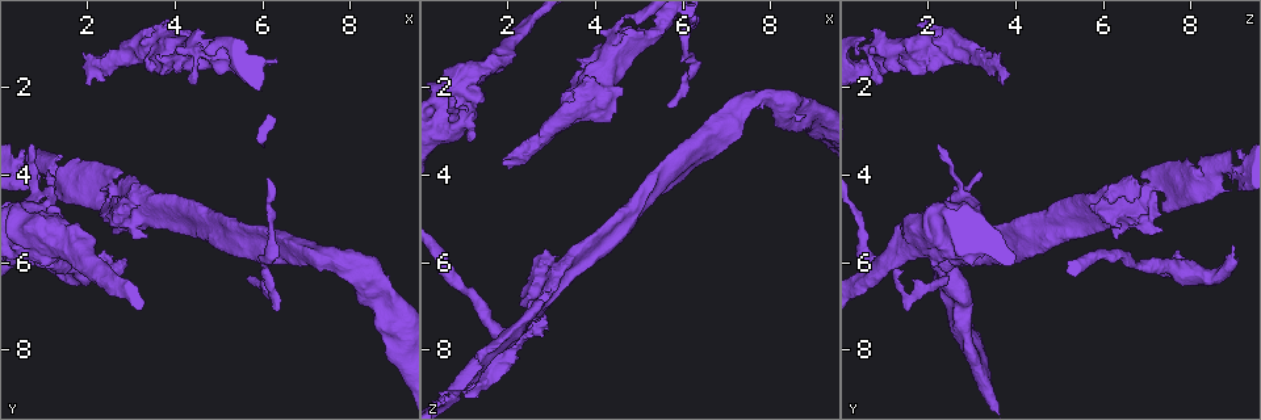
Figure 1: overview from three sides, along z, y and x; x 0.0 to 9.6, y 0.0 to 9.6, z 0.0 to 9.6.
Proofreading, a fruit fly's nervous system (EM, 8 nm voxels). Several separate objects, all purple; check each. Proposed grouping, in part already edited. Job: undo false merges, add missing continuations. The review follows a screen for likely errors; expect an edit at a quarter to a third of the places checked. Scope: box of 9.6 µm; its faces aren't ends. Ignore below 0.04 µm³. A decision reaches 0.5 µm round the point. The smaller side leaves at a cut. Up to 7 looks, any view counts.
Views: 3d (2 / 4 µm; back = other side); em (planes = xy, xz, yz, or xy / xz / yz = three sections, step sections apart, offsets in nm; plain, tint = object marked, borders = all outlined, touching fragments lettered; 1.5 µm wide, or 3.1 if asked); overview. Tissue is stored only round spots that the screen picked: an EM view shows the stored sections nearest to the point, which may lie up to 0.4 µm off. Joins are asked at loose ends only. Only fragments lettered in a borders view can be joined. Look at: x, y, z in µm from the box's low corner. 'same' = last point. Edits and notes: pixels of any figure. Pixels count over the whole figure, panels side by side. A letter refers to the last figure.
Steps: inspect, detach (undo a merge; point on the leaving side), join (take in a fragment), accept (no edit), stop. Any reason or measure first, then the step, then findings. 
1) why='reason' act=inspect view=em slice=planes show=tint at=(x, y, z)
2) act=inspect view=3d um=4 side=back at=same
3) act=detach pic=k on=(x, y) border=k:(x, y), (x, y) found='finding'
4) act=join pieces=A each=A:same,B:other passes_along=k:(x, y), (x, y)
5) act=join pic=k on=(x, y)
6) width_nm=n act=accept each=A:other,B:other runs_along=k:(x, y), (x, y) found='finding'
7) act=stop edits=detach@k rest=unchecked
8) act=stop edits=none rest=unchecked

why='tapers out' act=inspect view=em slice=yz step=8 show=borders at=(0.75, 3.30, 2.20)

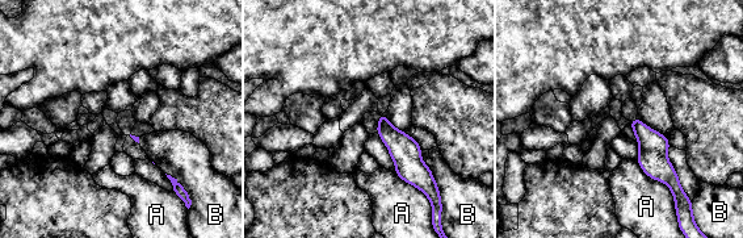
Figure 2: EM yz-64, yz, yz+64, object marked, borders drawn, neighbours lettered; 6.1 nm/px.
why='cut it another way' act=inspect view=em slice=planes show=borders at=same

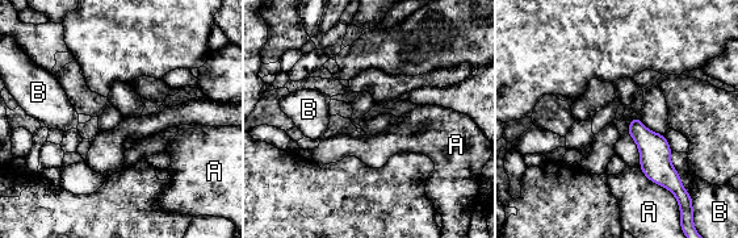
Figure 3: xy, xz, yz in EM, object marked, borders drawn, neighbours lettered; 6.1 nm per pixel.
act=accept each=A:other,B:other border=3:(640, 168), (675, 197) found='none of them fits'

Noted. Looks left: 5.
why='free end' act=inspect view=em slice=planes show=borders at=(3.40, 1.70, 2.10)

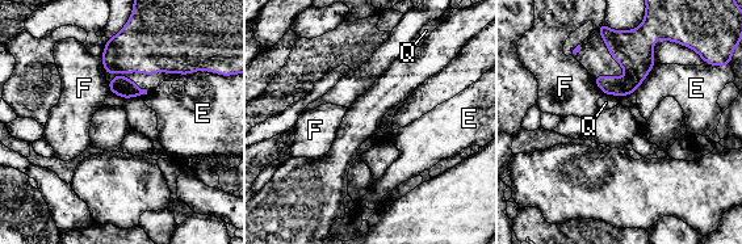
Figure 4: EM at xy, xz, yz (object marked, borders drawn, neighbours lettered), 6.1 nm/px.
act=accept each=E:other,F:other,Q:other found='no lettered fragment goes on from it'

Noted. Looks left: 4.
why='an open end' act=inspect view=3d um=4 at=(3.35, 5.40, 6.30)

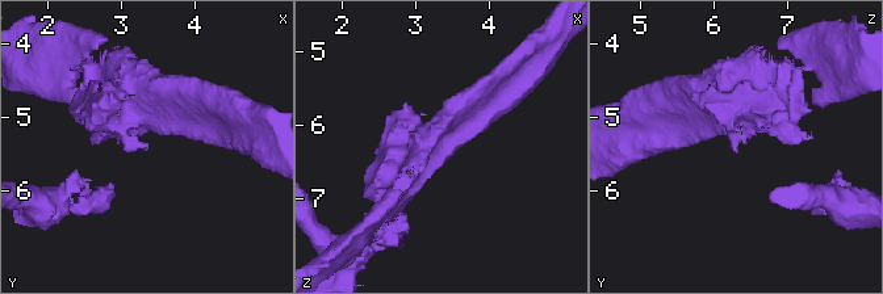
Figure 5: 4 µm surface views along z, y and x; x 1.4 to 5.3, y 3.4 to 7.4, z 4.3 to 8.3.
act=inspect view=em slice=planes show=borders at=(3.30, 5.45, 6.25)

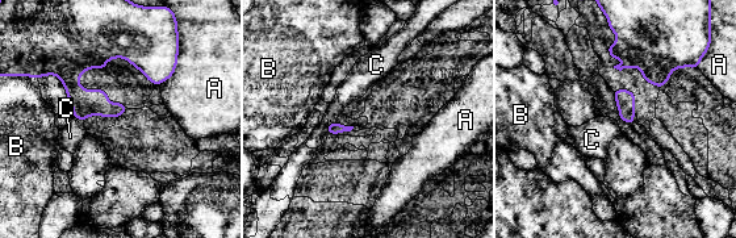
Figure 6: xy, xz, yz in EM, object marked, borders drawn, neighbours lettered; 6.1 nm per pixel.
act=accept each=A:other,B:other,C:other runs_along=6:(172, 66), (103, 50), (55, 70) found='none of them fits'

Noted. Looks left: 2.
act=stop edits=none rest=unchecked

